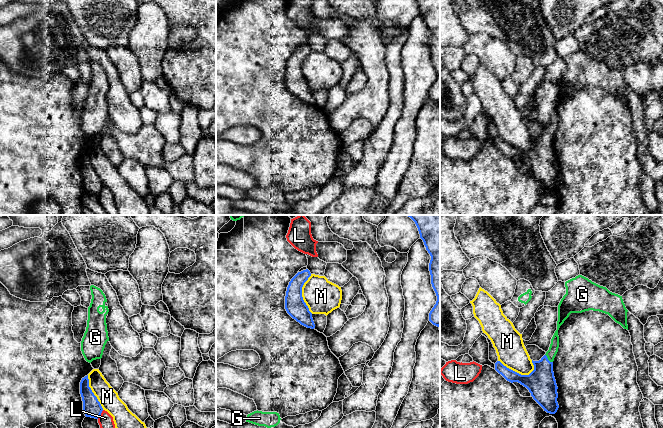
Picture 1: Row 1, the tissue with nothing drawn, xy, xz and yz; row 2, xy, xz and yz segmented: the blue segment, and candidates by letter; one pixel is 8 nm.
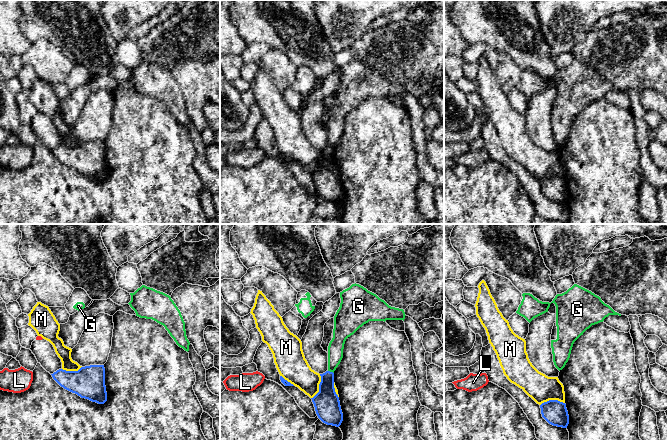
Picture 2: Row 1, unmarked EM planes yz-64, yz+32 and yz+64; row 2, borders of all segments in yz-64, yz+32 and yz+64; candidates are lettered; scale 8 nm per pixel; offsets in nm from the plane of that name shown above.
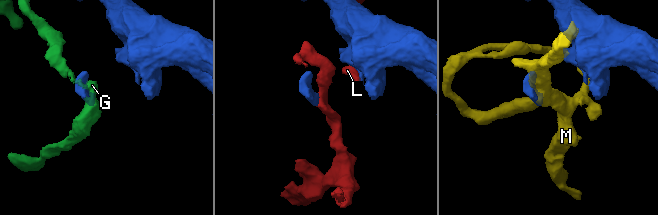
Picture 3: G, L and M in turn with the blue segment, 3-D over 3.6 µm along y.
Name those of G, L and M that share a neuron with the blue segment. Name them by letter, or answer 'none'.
G

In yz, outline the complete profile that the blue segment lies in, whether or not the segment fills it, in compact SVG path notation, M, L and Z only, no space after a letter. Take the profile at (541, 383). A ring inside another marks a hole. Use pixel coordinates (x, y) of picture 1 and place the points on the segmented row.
M578 275L565 282L566 294L558 305L557 330L549 350L539 360L533 361L534 370L529 375L521 375L500 361L495 363L495 370L507 381L518 382L526 387L533 399L550 414L559 408L557 384L553 372L553 361L559 348L558 330L571 313L593 310L608 314L616 323L628 330L627 312L622 296L610 292L588 278Z

